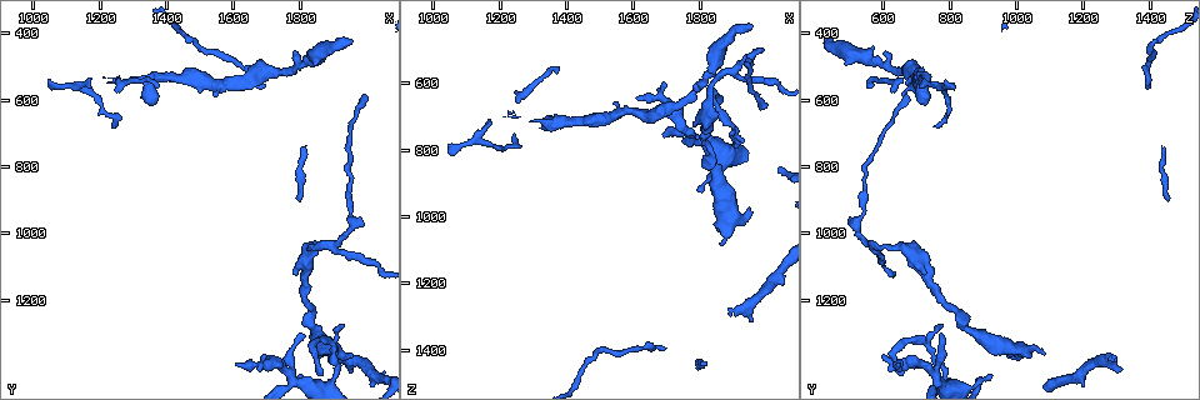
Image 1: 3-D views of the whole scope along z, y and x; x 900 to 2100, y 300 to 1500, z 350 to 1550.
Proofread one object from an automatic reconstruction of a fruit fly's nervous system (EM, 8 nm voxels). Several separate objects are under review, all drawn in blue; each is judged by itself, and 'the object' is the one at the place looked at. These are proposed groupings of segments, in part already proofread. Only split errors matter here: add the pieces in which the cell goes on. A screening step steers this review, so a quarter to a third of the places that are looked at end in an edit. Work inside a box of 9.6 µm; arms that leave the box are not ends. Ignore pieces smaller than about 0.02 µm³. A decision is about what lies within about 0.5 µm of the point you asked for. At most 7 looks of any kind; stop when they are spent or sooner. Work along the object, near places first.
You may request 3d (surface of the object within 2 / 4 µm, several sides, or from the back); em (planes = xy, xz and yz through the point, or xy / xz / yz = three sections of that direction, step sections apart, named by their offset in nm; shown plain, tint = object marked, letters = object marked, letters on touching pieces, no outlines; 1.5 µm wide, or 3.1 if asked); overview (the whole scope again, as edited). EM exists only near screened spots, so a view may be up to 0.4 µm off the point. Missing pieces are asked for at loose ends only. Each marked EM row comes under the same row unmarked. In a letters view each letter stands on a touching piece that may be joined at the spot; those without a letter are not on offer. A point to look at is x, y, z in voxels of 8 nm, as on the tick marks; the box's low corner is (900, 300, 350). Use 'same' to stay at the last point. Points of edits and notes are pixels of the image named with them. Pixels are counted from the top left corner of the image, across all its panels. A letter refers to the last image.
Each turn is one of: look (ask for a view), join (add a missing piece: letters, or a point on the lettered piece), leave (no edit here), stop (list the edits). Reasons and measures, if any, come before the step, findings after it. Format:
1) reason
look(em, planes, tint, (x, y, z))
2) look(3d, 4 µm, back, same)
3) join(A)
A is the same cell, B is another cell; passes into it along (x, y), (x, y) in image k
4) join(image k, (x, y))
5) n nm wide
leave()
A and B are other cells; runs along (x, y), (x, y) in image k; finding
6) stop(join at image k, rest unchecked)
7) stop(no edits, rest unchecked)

free end
look(em, xy, step 8, tint, (1960, 420, 430))

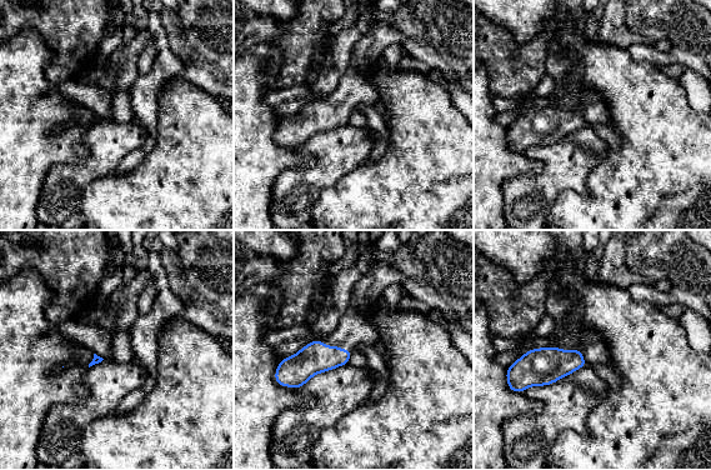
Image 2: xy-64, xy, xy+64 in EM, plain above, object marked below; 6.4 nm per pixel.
look(em, planes, letters, same)

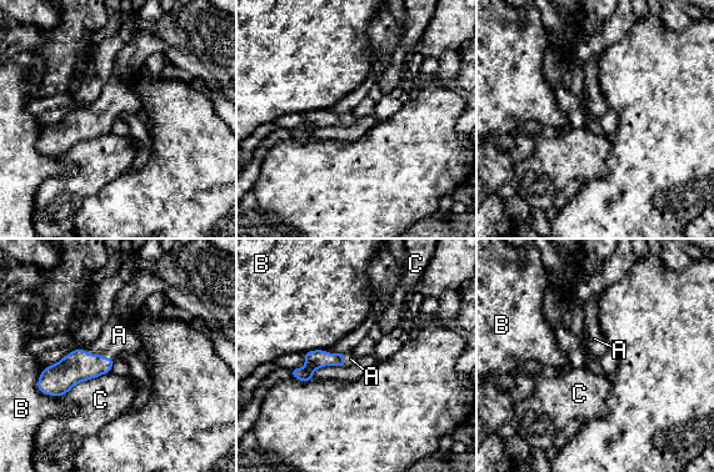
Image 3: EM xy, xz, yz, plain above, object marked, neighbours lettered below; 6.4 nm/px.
C touches over 360 nm
join(A)
A is the same cell, B and C are other cells; passes into it along (78, 366), (99, 355), (119, 335) in image 3; the cell continues

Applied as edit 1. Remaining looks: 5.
an open end
look(em, xz, step 8, letters, (1950, 1370, 960))

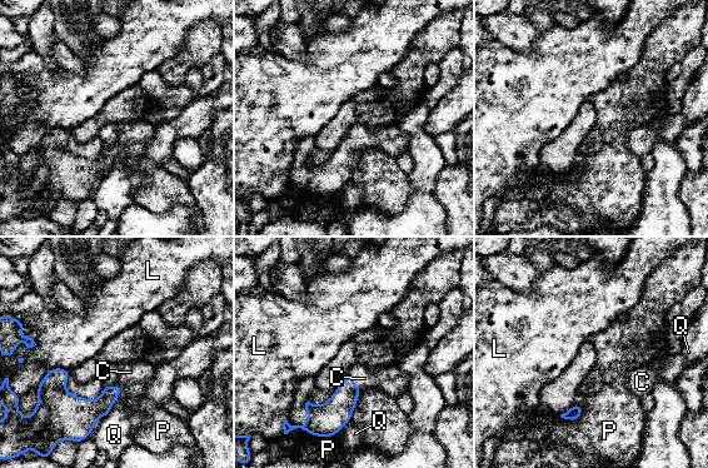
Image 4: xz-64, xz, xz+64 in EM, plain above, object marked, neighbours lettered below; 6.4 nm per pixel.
look(em, planes, letters, same)

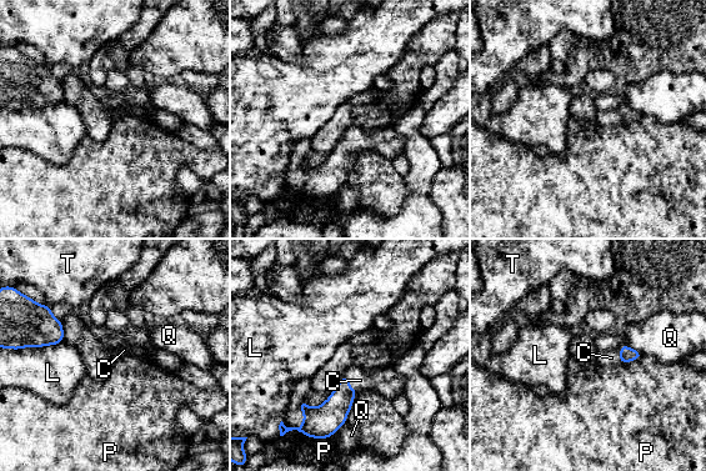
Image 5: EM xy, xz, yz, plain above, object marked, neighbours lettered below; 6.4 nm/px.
join(C)
C is the same cell, L, P, Q and T are other cells; passes into it along (331, 414), (349, 382), (360, 380) in image 5; the cell continues

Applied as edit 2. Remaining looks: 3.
see it whole again
look(overview)

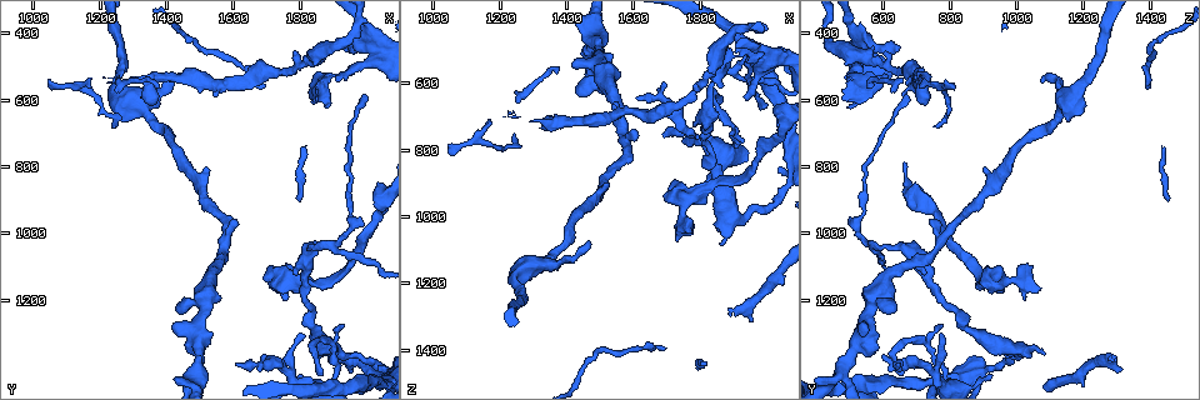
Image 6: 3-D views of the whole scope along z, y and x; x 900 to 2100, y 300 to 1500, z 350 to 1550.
long arm stops here
look(em, planes, tint, (1890, 1390, 1290))

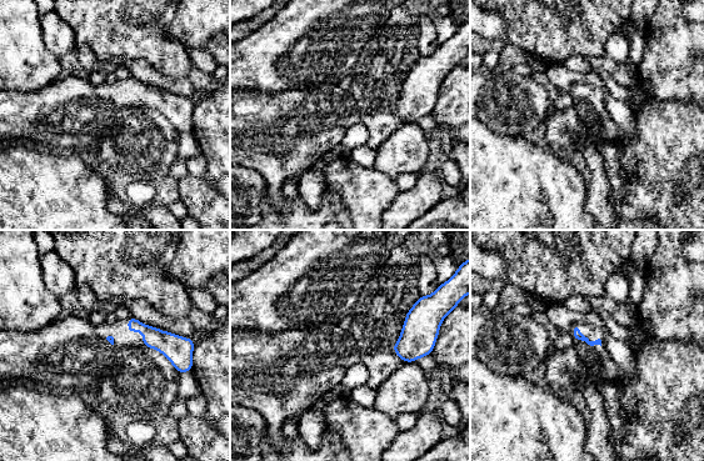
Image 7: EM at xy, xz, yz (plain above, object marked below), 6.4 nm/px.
what lies round it
look(em, planes, letters, same)

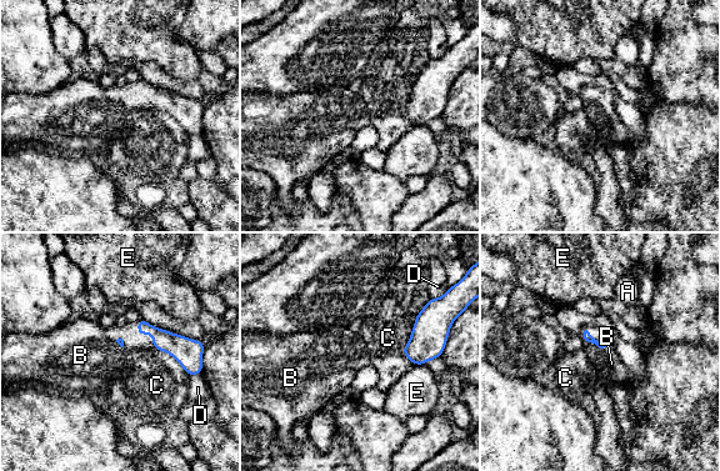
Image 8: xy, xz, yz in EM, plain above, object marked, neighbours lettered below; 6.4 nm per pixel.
join(B)
B is the same cell, A, C, D and E are other cells; the cell continues

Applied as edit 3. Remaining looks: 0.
stop(join at image 3, join at image 5, join at image 8, rest unchecked)

